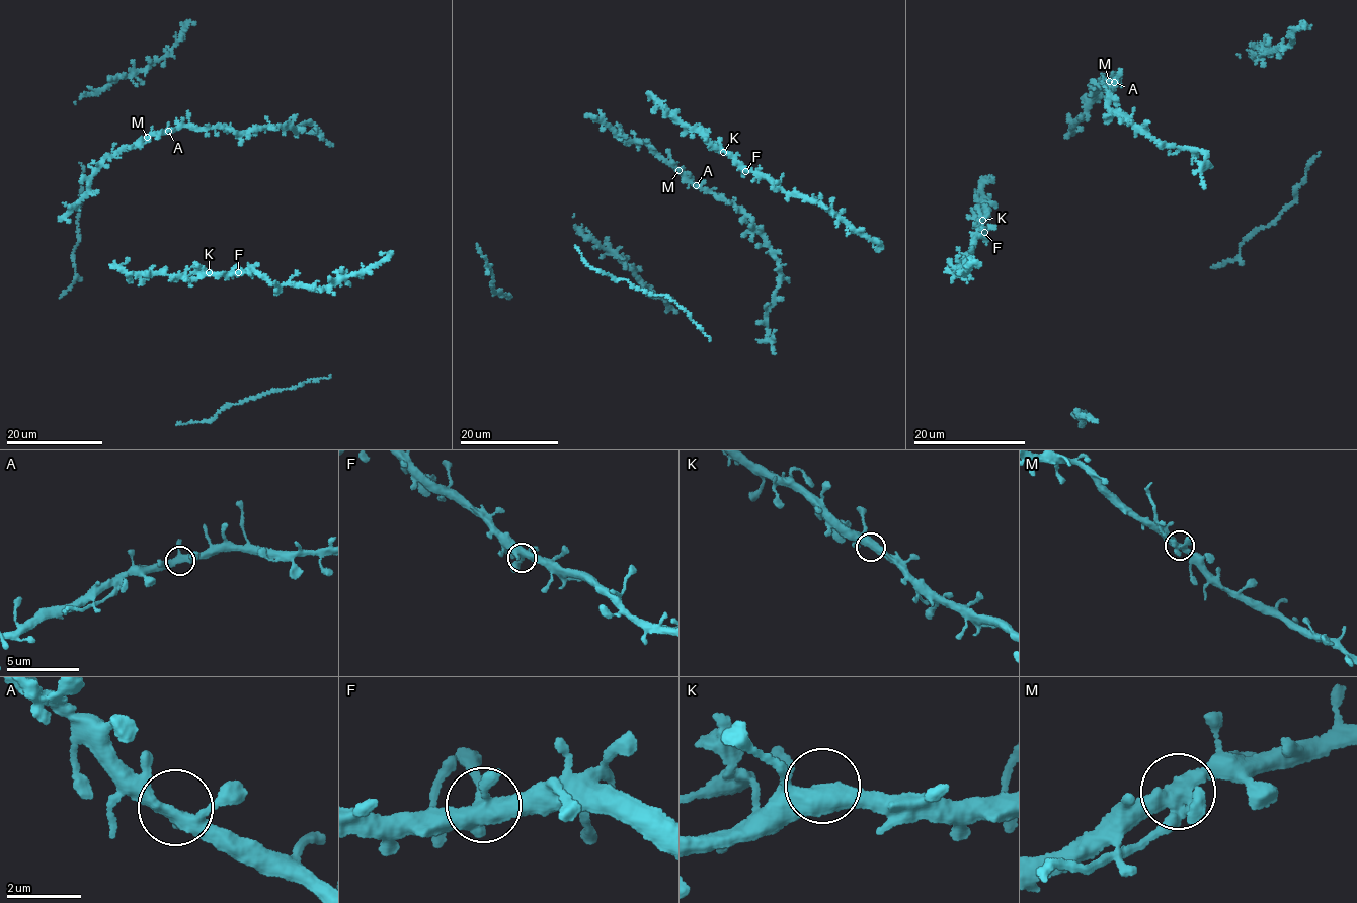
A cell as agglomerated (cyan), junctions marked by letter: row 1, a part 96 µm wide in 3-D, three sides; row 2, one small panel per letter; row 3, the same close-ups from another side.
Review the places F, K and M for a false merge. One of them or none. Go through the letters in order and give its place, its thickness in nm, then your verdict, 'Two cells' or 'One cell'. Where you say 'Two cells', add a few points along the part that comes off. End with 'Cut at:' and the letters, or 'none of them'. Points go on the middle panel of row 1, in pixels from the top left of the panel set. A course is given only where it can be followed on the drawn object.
F: Place: (745, 171). Thickness 400 nm. One cell
K: Place: (723, 152). Thickness 420 nm. One cell
M: Place: (679, 170). Thickness 380 nm. One cell
Cut at: none of them

